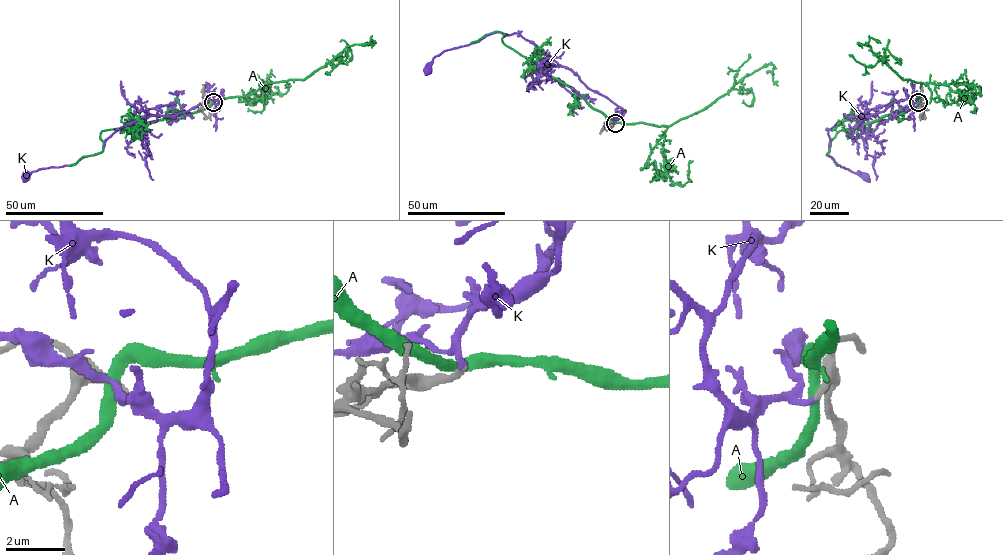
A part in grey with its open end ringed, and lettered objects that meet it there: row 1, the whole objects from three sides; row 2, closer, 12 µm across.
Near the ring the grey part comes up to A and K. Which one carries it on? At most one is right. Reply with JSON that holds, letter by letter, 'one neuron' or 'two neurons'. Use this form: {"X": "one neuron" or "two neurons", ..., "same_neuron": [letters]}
{"A": "two neurons", "K": "one neuron", "same_neuron": ["K"]}

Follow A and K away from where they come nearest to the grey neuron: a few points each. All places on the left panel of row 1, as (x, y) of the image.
A: (212, 102), (250, 95), (269, 83), (304, 79), (347, 46), (372, 44), (371, 38), (376, 43)
K: (213, 102), (222, 90), (220, 100), (130, 122), (111, 135), (99, 153), (33, 171), (26, 178)

